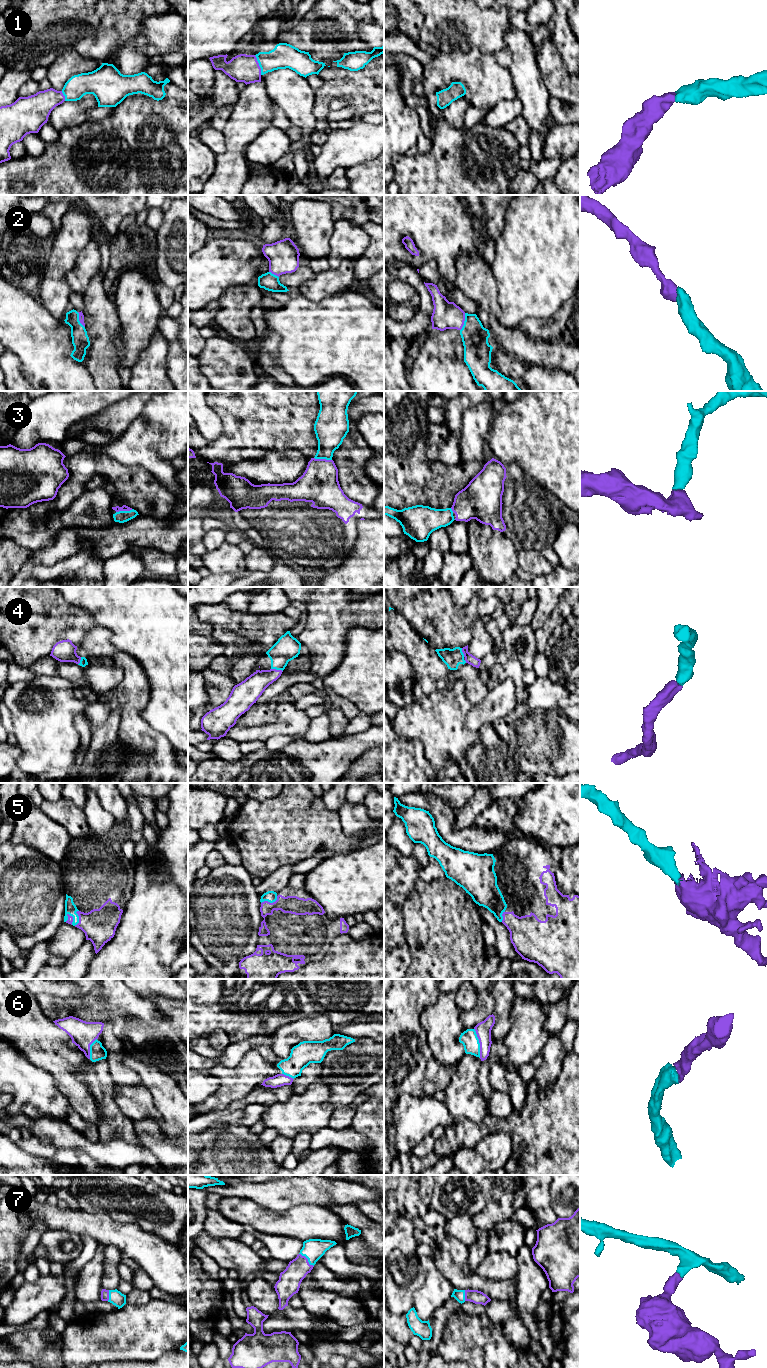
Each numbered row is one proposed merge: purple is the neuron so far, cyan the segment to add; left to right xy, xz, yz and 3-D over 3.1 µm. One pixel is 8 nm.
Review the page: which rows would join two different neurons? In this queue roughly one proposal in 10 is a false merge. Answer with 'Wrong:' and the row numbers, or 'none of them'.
Wrong: none of them

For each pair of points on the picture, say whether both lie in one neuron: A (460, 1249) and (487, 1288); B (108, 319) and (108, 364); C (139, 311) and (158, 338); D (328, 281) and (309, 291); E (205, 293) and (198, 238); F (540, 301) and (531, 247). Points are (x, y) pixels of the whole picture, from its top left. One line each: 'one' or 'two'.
A: one
B: one
C: two
D: one
E: two
F: one

